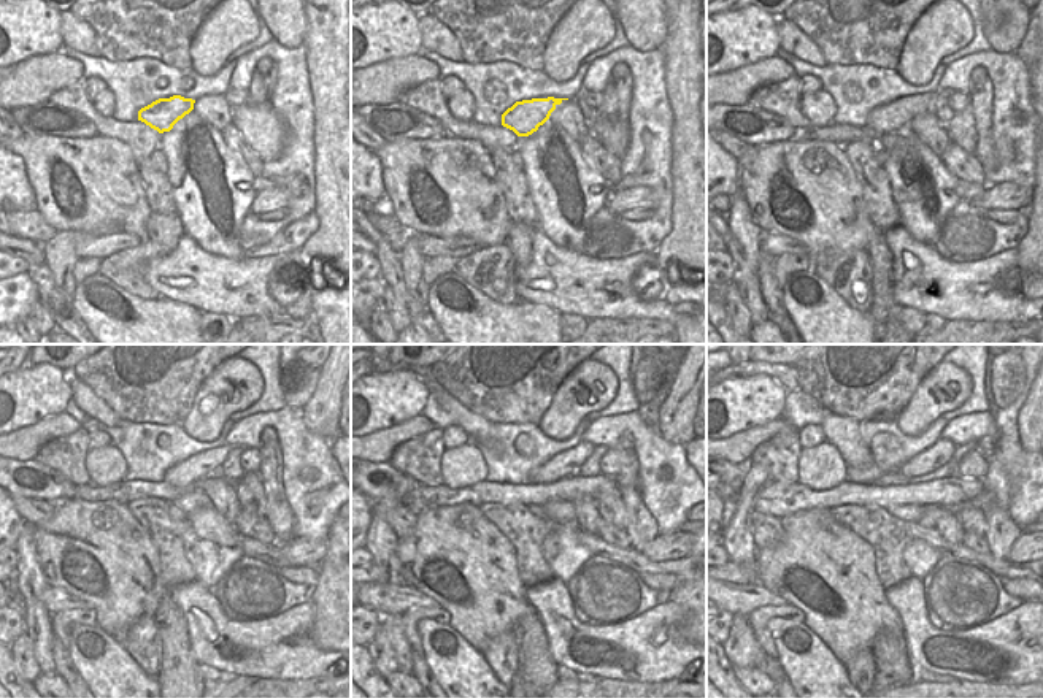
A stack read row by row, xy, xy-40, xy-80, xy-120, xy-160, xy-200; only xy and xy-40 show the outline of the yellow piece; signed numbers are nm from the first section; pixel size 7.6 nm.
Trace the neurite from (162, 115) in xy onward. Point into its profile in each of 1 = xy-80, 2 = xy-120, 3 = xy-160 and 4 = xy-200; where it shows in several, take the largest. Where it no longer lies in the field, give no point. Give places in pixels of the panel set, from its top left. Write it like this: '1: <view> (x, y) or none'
1: xy-80 (894, 116)
2: xy-120 (192, 470)
3: xy-160 (567, 462)
4: xy-200 (940, 452)

